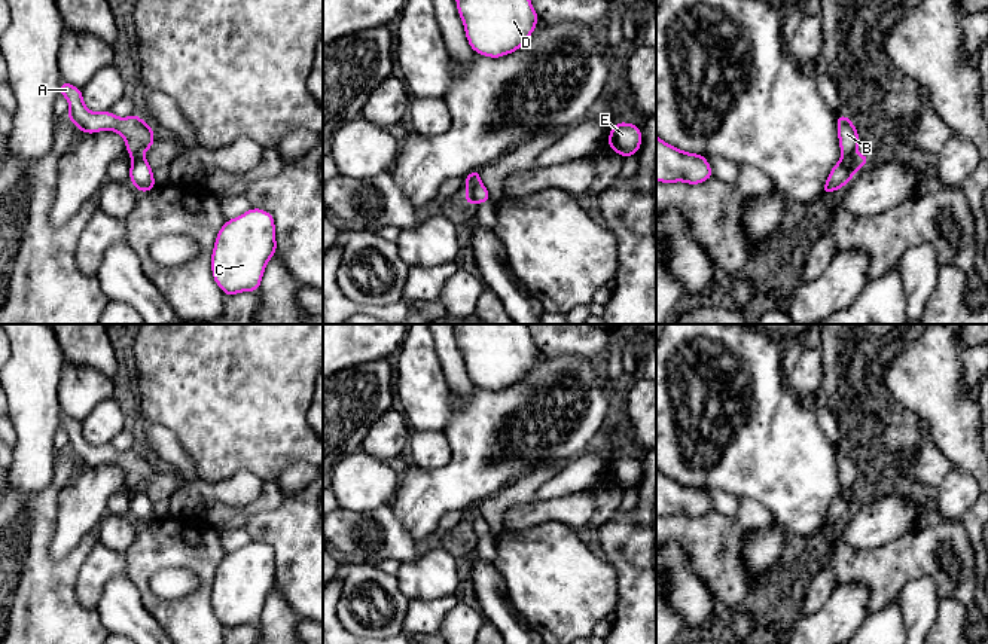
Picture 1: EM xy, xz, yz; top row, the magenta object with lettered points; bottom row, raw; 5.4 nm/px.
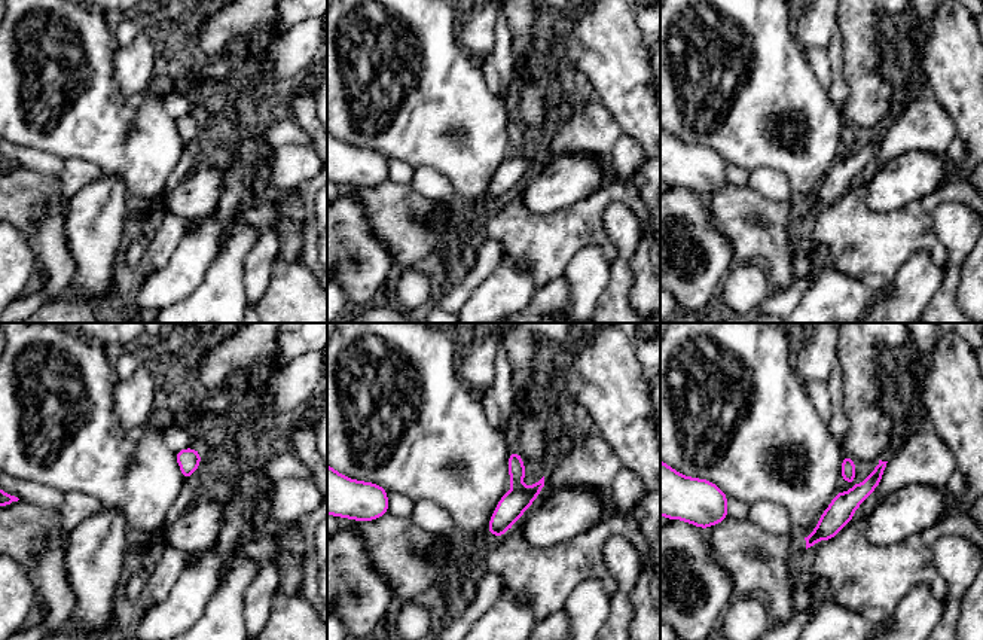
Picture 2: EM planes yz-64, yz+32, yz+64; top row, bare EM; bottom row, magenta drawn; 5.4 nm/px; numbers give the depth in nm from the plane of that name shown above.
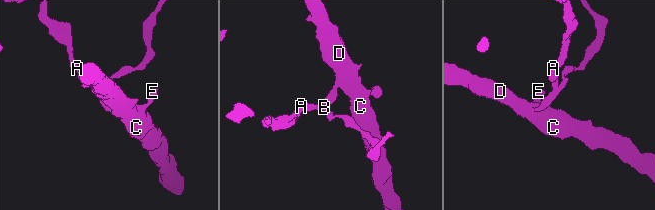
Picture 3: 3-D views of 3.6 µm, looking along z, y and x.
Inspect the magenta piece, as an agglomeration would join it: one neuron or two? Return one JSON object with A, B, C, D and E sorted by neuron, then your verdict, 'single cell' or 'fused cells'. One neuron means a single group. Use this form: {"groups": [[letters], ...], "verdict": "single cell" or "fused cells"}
{"groups": [["A", "B"], ["C", "D", "E"]], "verdict": "fused cells"}

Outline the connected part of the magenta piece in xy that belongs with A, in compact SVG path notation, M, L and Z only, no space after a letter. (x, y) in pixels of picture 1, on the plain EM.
M61 413L60 425L67 431L70 442L67 451L86 467L100 464L115 464L124 470L131 492L143 489L155 476L152 460L140 452L138 448L118 451L110 443L91 445L82 431L82 422Z

